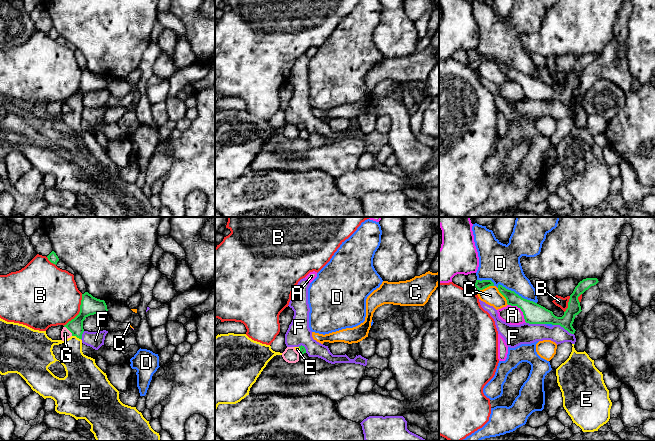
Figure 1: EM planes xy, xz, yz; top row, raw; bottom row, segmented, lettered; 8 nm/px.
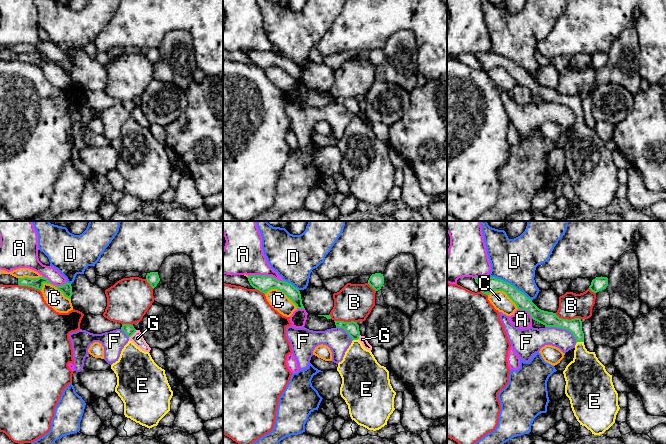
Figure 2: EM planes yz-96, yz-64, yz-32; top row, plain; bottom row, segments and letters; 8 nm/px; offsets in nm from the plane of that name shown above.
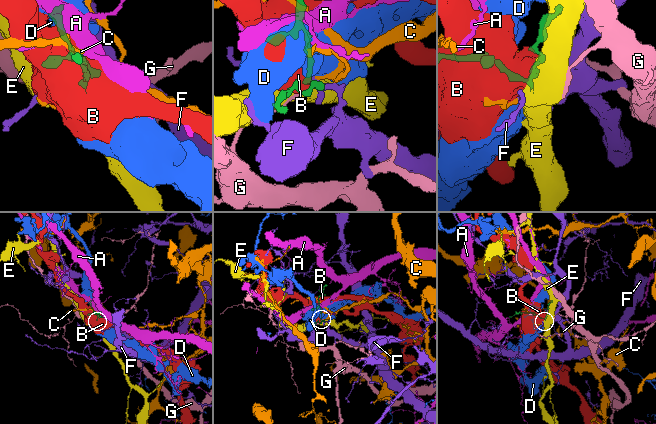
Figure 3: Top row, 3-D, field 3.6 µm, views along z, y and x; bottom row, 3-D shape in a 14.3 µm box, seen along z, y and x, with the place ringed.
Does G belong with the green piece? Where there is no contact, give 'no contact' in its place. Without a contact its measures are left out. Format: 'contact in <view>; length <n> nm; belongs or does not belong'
contact in xy; length 100 nm; does not belong

